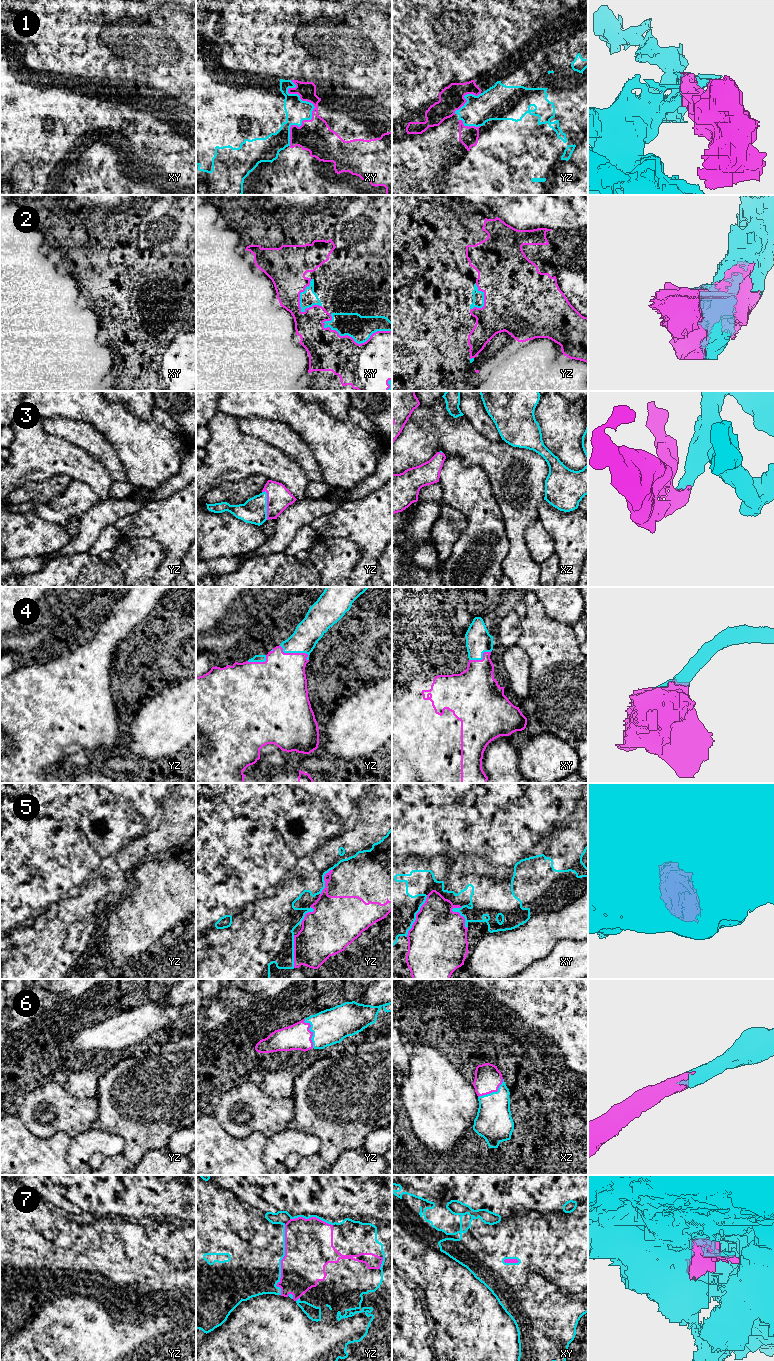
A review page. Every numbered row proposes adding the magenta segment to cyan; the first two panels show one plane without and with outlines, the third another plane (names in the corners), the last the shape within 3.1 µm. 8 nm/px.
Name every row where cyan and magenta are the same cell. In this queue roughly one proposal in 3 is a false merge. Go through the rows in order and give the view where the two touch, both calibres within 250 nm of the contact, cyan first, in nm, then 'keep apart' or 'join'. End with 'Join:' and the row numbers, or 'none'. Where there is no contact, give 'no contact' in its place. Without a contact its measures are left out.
1: contact in xy; calibres 180 and 260 nm; keep apart
2: contact in xy; calibres 200 and 400 nm; join
3: contact in yz; calibres 200 and 190 nm; join
4: contact in yz; calibres 220 and 400 nm; join
5: contact in xy; calibres 380 and 460 nm; keep apart
6: contact in yz; calibres 280 and 200 nm; join
7: contact in yz; calibres 460 and 380 nm; join
Join: 2, 3, 4, 6, 7

